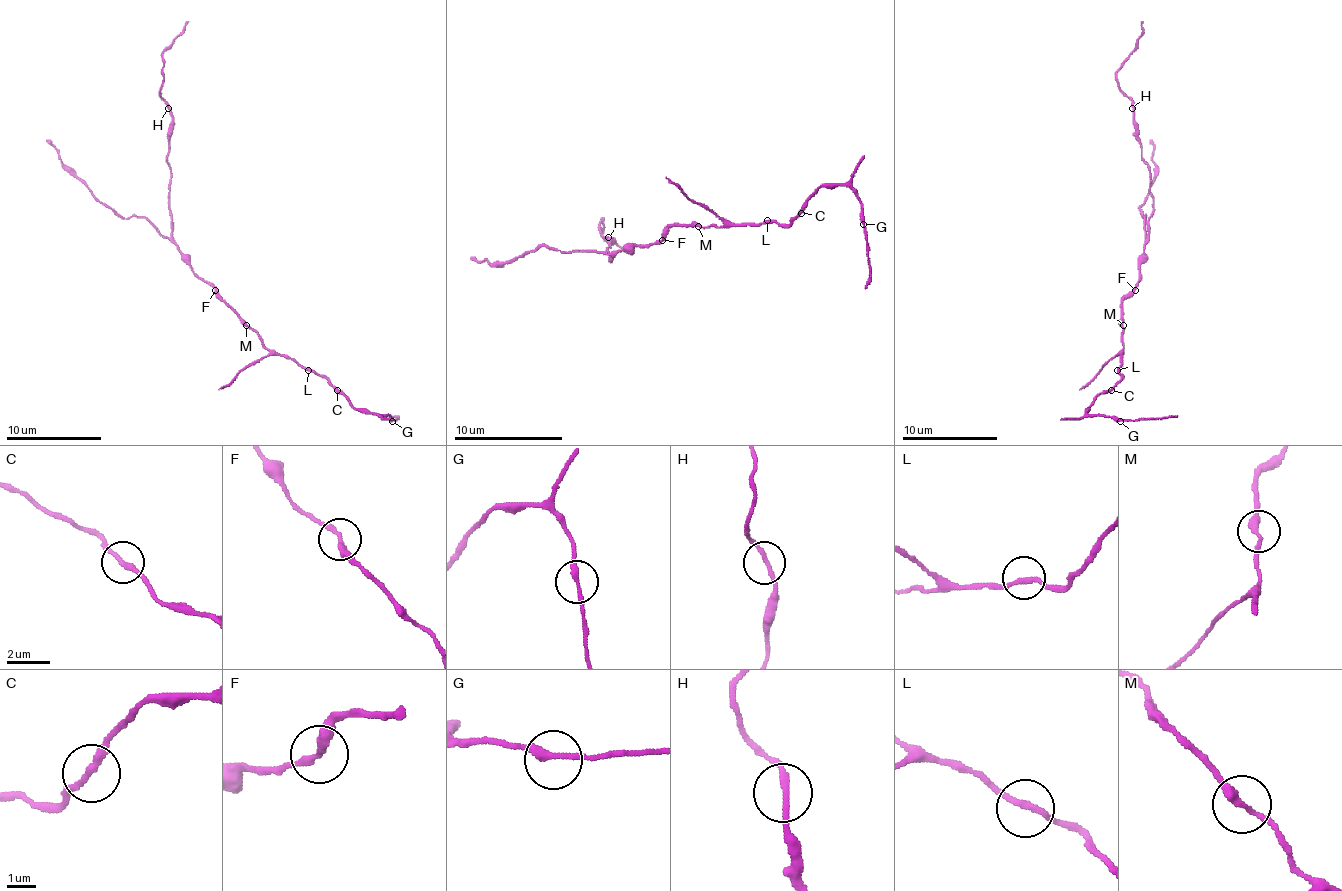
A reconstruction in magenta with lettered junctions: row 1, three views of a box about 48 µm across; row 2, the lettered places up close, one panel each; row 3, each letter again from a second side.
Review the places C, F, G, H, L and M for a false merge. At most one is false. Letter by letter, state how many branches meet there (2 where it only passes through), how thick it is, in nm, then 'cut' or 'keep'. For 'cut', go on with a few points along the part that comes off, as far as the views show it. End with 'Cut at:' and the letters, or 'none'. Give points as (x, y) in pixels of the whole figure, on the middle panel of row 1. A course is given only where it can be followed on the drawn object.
C: branches 2; calibre 220 nm; keep
F: branches 2; calibre 280 nm; keep
G: branches 2; calibre 240 nm; keep
H: branches 2; calibre 190 nm; keep
L: branches 2; calibre 200 nm; keep
M: branches 2; calibre 240 nm; keep
Cut at: none

